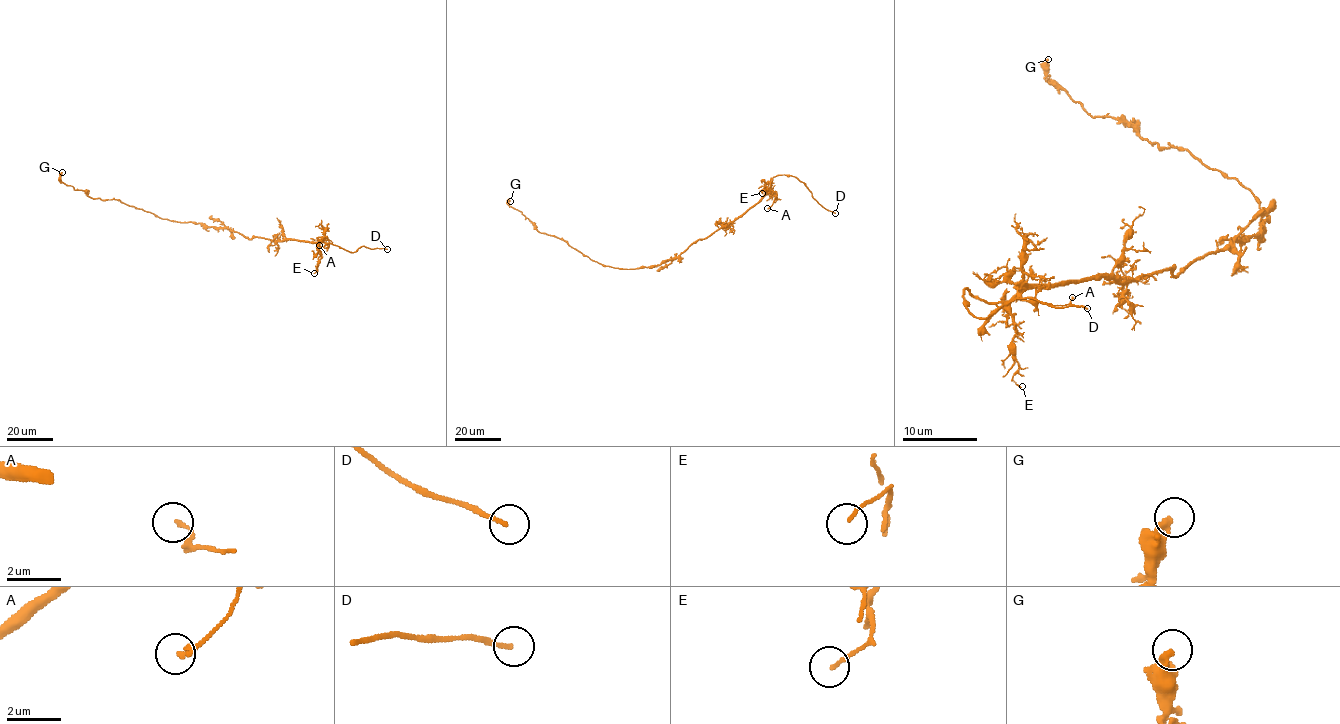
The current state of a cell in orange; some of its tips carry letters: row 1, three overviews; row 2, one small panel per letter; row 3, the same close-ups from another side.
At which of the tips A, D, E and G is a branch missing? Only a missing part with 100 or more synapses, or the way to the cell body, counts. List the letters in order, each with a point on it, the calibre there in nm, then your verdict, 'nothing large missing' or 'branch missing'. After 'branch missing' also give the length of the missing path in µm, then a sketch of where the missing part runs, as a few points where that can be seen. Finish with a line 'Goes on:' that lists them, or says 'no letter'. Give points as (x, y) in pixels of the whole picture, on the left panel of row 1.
A: at (319, 245); 120 nm thick; nothing large missing
D: at (387, 249); 130 nm thick; branch missing; about 15 µm are missing; missing branch runs (387, 249), (409, 252)
E: at (314, 273); 110 nm thick; nothing large missing
G: at (62, 172); 280 nm thick; nothing large missing
Goes on: D

